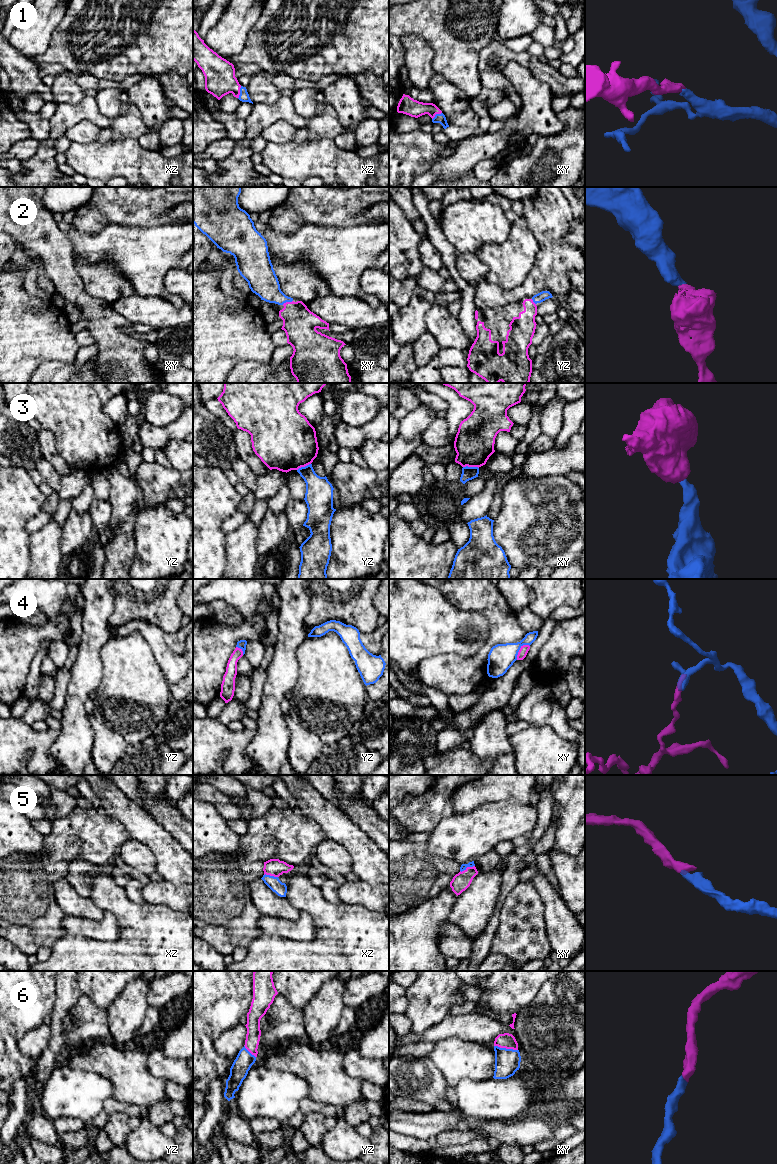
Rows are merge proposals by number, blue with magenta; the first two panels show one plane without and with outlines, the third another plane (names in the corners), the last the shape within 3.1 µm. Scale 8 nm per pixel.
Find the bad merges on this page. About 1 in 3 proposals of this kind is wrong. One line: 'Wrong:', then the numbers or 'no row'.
Wrong: 3, 4

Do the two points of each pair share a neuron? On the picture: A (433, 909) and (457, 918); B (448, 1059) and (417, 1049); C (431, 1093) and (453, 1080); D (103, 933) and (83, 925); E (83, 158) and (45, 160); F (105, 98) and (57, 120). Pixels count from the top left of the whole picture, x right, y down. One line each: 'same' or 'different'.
A: different
B: different
C: different
D: same
E: different
F: different

